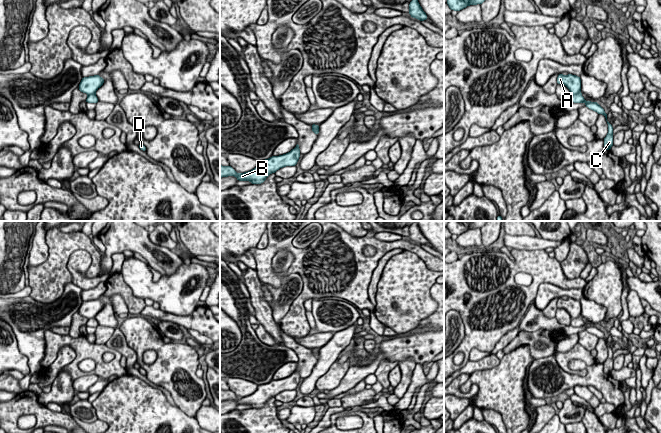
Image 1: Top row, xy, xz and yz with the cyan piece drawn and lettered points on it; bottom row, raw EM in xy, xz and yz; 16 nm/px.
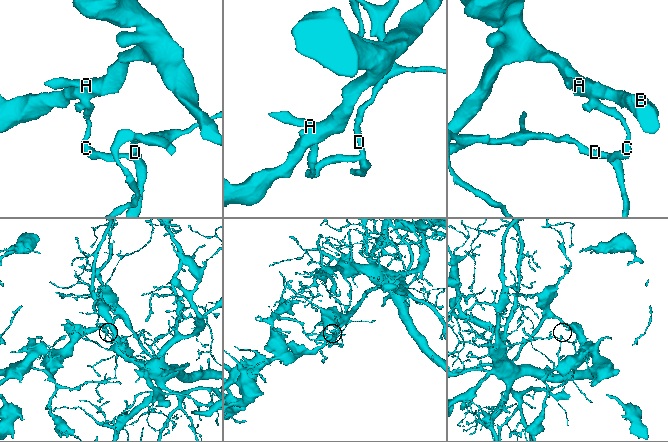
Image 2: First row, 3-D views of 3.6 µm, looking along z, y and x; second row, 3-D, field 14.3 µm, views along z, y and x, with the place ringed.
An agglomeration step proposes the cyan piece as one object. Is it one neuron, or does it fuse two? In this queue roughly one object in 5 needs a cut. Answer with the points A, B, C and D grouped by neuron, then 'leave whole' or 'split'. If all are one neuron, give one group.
A B / C D; split

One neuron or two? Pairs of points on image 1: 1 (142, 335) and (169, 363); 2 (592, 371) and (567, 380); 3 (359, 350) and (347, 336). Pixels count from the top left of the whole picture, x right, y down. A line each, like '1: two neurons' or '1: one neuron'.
1: one neuron
2: one neuron
3: two neurons

